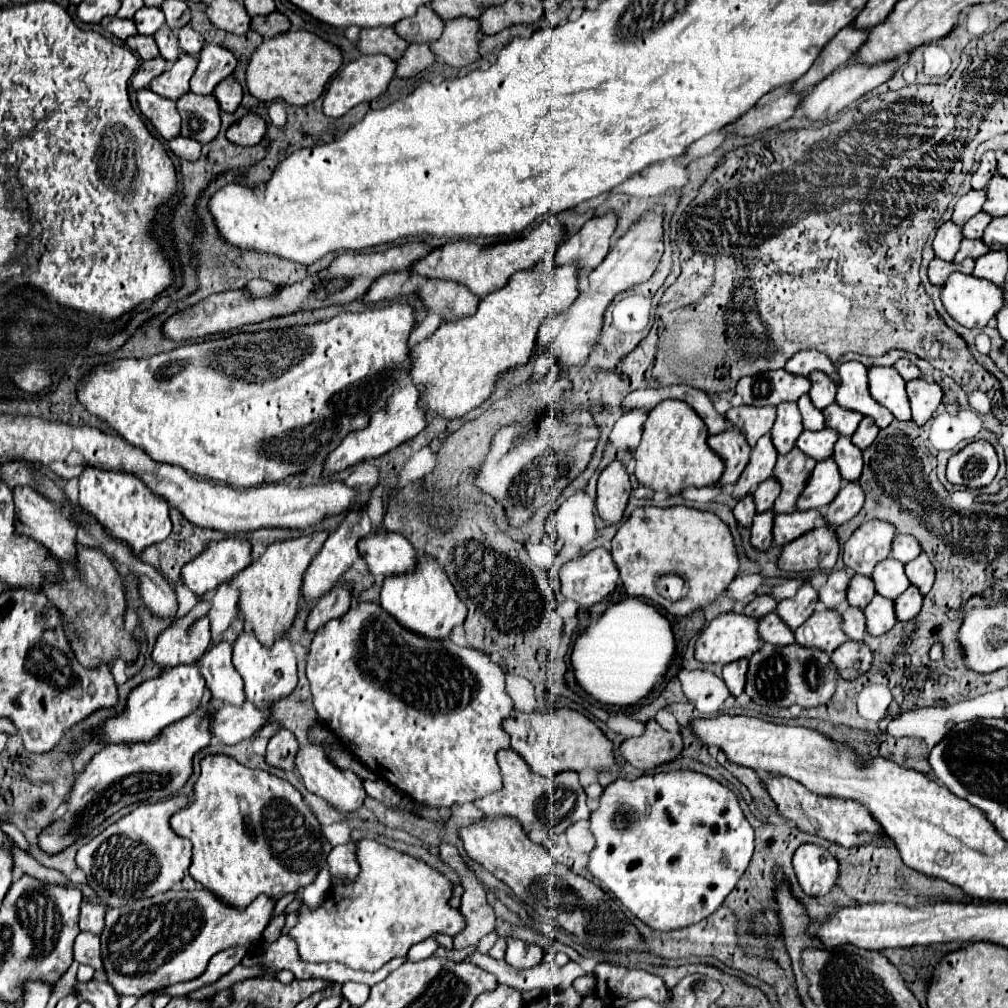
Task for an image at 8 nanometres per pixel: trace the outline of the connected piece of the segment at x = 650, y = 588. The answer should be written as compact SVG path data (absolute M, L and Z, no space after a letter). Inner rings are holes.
M689 507L635 509L613 537L611 555L627 595L647 597L651 603L661 605L677 617L713 603L727 589L739 569L729 527L717 515ZM667 573L675 573L685 579L689 587L689 595L685 599L673 603L657 593L657 579Z

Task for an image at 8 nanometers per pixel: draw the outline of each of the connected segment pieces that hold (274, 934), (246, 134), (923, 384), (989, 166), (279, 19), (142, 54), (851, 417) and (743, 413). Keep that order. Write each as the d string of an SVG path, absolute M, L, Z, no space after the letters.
M282 912L270 921L262 934L262 940L265 944L271 944L281 936L281 930L286 920L285 917L285 912Z
M247 113L243 119L239 119L237 123L233 123L227 131L227 141L233 141L233 145L245 145L245 147L251 147L251 145L257 145L263 135L265 135L265 121L255 115L255 113Z
M915 379L907 383L907 395L911 401L911 411L913 411L913 421L917 425L927 423L933 413L937 411L941 399L943 399L943 391L937 383L927 383L925 379Z
M993 151L983 153L981 163L979 163L979 169L971 177L971 189L985 189L985 185L989 183L989 179L995 175L995 169L997 169L995 153Z
M273 13L273 15L265 15L265 17L253 17L251 19L253 21L253 25L251 25L251 29L253 31L257 31L263 39L271 39L271 37L275 37L275 35L281 35L281 33L285 33L285 31L289 31L289 19L285 17L285 15L281 15L281 13Z
M135 35L135 37L129 37L125 41L127 49L137 53L139 59L147 61L147 59L153 59L153 57L159 57L159 49L155 45L155 39L153 37L145 37L145 35Z
M837 403L829 405L825 411L823 411L823 417L825 417L825 427L837 431L839 437L851 437L859 425L859 421L863 419L861 413L855 413L855 411L849 411L849 409L841 409Z
M735 407L731 409L725 419L743 433L747 443L755 447L757 439L767 435L775 421L775 407Z

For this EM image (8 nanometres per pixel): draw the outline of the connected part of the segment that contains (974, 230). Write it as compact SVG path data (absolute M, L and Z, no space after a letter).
M979 211L977 215L973 215L965 225L963 225L963 237L965 239L981 239L983 237L983 231L985 227L989 225L991 217L983 211Z

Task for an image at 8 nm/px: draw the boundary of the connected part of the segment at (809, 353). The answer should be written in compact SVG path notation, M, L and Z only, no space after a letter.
M813 349L795 353L795 355L787 361L785 369L787 369L789 373L797 373L797 375L801 375L801 377L809 377L813 371L823 371L823 373L825 373L827 377L831 377L837 385L841 383L839 377L837 377L837 369L835 369L833 363L829 361L829 357L823 355L823 353L819 353L819 351L813 351Z

